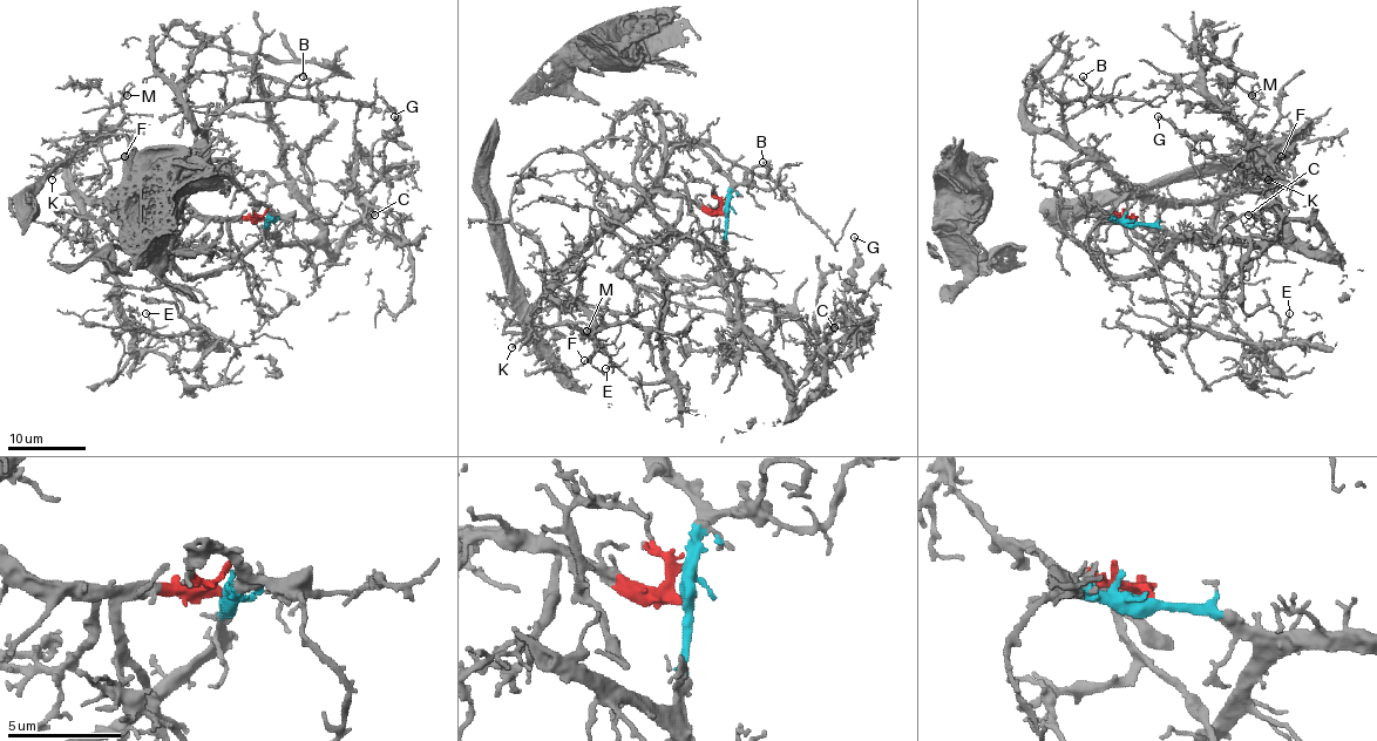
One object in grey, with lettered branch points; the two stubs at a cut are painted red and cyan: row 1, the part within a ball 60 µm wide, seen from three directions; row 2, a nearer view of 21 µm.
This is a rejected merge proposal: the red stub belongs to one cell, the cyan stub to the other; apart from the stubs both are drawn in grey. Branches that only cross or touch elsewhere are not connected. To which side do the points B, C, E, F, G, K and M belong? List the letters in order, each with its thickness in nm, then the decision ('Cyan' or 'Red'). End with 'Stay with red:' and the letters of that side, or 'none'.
B: Thickness 180 nm. Red
C: Thickness 200 nm. Cyan
E: Thickness 150 nm. Red
F: Thickness 200 nm. Red
G: Thickness 180 nm. Cyan
K: Thickness 180 nm. Red
M: Thickness 240 nm. Red
Stay with red: B, E, F, K, M

